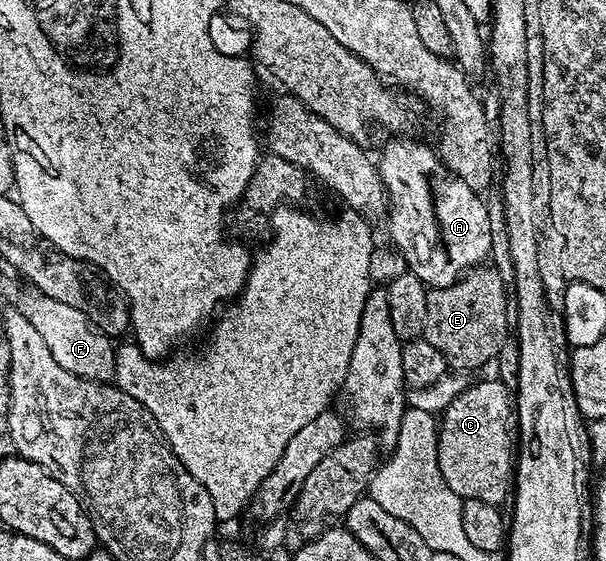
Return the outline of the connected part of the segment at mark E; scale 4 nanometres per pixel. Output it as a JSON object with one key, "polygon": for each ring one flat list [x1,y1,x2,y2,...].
{"polygon":[[491,264,476,266,452,286,436,286,428,289,427,298,428,307,421,338,441,352,452,371,475,370,498,356,507,334,509,338,509,286,508,283,507,286,503,283,502,276,491,267]]}

